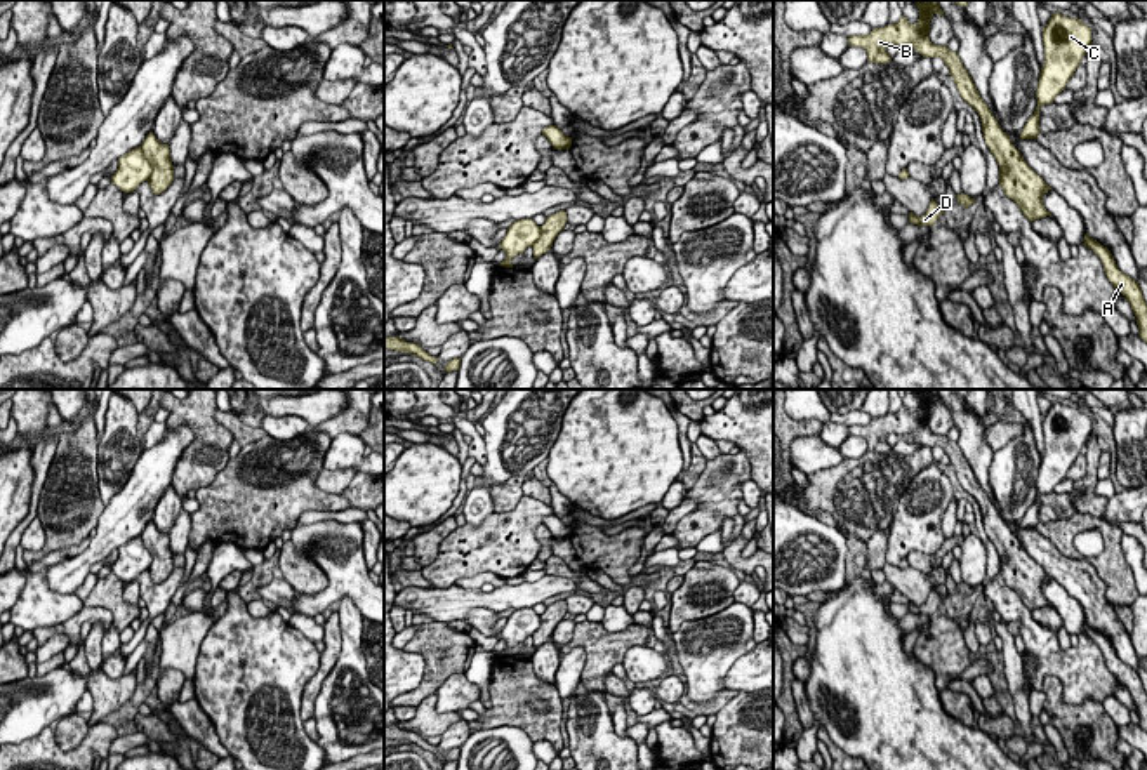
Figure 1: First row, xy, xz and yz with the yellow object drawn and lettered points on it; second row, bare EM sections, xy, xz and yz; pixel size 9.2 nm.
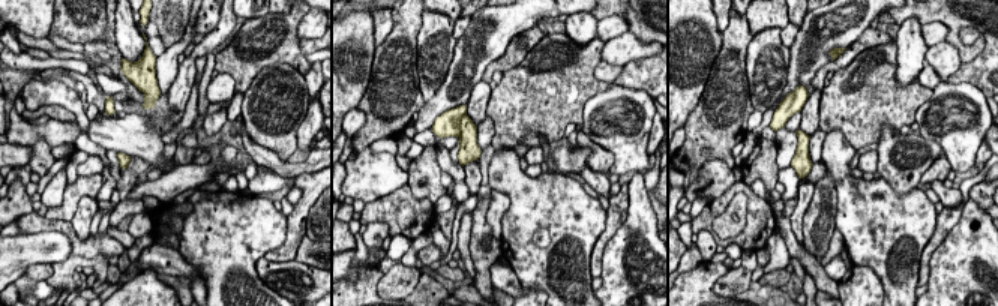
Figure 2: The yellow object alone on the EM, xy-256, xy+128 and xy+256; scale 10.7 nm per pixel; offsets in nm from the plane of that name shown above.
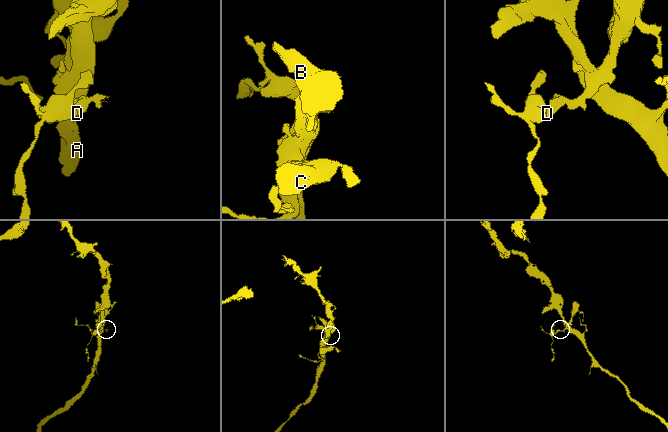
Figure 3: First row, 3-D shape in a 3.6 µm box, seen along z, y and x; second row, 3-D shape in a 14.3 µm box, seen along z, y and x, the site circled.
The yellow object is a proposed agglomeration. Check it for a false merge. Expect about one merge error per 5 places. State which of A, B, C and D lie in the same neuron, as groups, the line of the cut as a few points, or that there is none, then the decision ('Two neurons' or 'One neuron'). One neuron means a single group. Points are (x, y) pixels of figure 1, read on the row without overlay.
Groups: A B / C D. Split along xy (139, 536), (152, 558), (148, 570). Two neurons

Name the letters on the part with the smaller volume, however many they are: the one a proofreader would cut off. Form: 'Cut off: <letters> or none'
Cut off: C, D

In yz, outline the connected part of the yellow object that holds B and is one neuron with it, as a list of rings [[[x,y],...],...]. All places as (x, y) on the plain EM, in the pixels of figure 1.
[[[916,389],[919,408],[911,414],[902,405],[895,414],[874,417],[869,424],[848,426],[852,436],[862,436],[869,452],[886,454],[892,450],[886,438],[895,435],[912,435],[923,447],[940,447],[949,457],[959,485],[978,502],[987,537],[999,554],[999,575],[1011,587],[1022,603],[1032,612],[1041,607],[1053,607],[1043,594],[1043,584],[1051,577],[1039,567],[1013,535],[1010,525],[999,516],[998,508],[980,487],[971,466],[963,455],[958,441],[947,435],[930,431],[930,408],[933,403],[944,405],[937,389]]]

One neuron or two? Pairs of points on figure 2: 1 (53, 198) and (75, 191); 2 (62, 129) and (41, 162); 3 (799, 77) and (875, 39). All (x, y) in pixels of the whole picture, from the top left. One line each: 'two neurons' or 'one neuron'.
1: two neurons
2: two neurons
3: two neurons

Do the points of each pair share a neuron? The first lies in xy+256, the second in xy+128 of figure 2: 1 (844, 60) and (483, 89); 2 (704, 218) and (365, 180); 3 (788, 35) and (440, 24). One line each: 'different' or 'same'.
1: different
2: different
3: different

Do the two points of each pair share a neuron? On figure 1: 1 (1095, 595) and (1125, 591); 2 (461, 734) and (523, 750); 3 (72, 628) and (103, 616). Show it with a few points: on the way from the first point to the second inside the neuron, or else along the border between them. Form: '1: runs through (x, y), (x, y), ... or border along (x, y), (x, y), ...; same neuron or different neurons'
1: border along (1088, 560), (1104, 583), (1106, 600), (1111, 605); different neurons
2: border along (470, 732), (459, 746); different neurons
3: runs through (79, 621), (84, 616), (96, 616); same neuron

